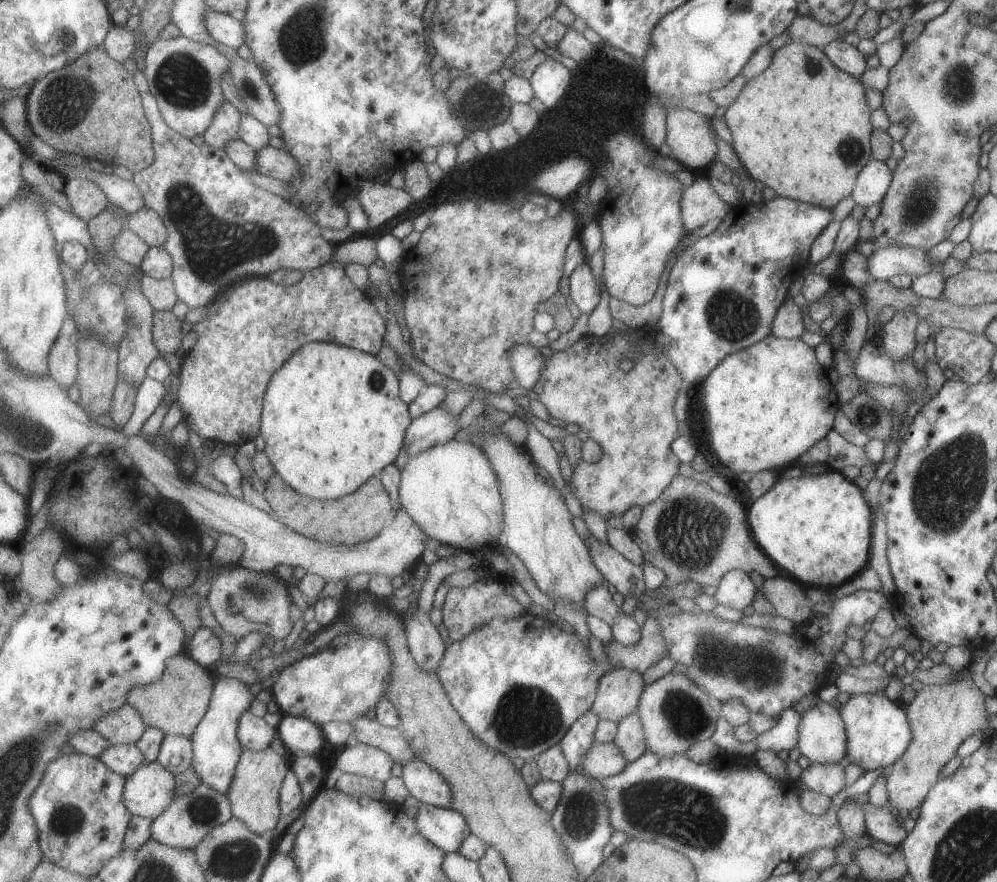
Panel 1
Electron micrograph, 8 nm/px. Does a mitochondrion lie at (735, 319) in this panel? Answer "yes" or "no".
yes

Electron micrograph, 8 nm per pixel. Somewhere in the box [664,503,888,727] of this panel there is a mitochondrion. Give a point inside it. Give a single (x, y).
(759, 669)

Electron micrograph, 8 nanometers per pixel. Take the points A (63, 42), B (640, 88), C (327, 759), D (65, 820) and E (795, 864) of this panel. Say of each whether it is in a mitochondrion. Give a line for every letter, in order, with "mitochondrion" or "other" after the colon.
A: mitochondrion
B: other
C: other
D: mitochondrion
E: other

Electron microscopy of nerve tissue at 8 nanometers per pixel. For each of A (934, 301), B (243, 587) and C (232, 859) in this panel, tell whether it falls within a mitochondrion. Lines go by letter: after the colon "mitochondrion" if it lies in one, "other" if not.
A: other
B: mitochondrion
C: mitochondrion

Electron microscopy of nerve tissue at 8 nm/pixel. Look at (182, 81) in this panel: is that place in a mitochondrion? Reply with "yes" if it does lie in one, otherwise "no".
yes

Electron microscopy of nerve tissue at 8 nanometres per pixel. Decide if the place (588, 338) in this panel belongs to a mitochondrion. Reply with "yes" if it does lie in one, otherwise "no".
no

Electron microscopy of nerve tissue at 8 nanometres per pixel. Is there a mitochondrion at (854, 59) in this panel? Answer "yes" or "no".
no

